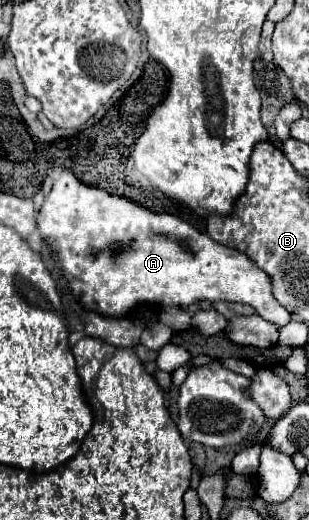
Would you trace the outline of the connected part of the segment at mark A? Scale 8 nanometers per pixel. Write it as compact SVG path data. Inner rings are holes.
M68 169L60 171L58 179L54 181L52 191L38 213L38 227L42 239L52 247L62 275L70 281L74 299L84 309L96 311L100 307L100 313L104 315L122 317L132 307L146 301L162 303L164 307L186 307L196 301L236 301L254 307L258 315L276 323L278 327L284 327L290 321L288 309L284 309L272 295L272 281L268 273L262 273L262 269L254 265L246 253L216 243L206 233L198 231L176 215L154 213L124 197L116 197L104 189L84 185Z

